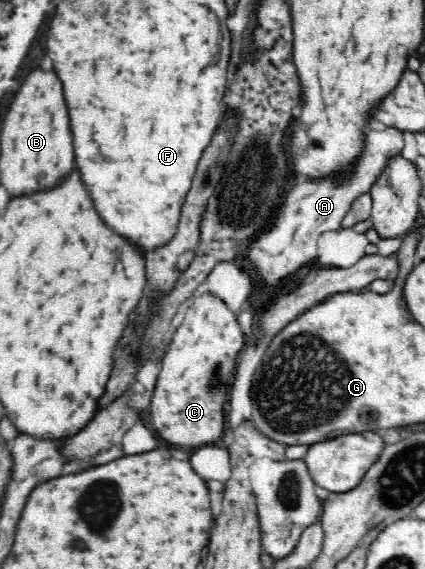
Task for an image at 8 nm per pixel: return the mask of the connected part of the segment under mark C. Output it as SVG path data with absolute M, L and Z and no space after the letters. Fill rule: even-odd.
M204 293L193 299L188 307L184 321L175 330L171 342L167 347L168 355L161 361L161 370L156 382L154 397L148 407L154 429L174 446L200 448L206 444L214 444L222 437L225 429L225 415L227 397L230 393L228 381L232 379L235 371L235 362L244 347L245 334L238 322L238 316L232 314L224 301L216 295Z

